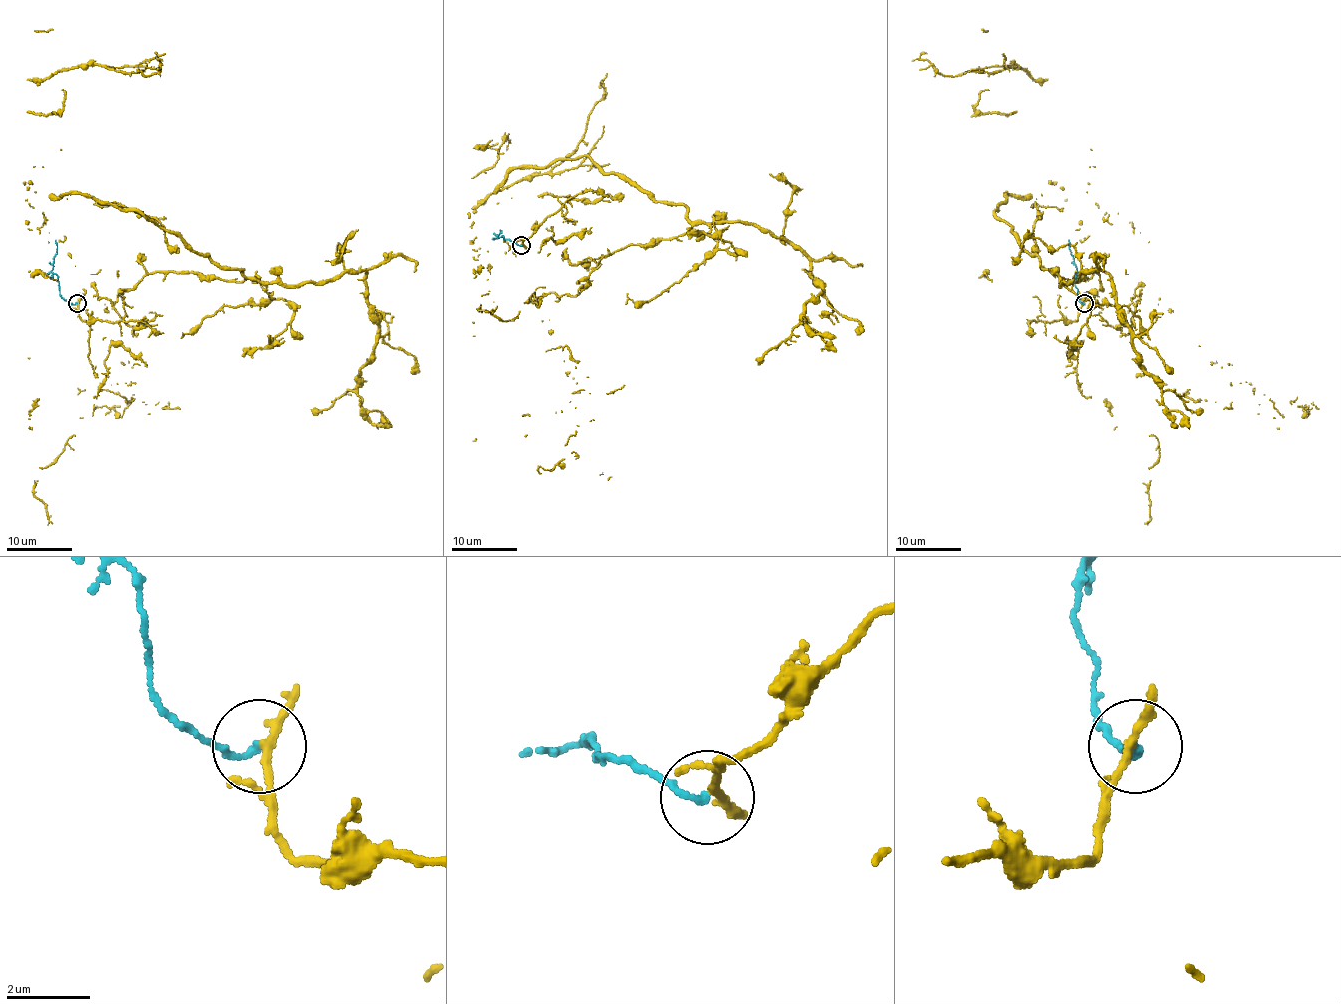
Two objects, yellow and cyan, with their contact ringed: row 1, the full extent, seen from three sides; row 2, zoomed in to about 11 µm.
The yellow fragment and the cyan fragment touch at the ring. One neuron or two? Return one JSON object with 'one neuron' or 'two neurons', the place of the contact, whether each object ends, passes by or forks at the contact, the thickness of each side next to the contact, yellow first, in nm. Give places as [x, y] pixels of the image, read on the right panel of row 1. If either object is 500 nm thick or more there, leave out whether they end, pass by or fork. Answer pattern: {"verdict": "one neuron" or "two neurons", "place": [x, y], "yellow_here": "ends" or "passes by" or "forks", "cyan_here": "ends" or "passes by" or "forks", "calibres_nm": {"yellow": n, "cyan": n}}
{"verdict": "two neurons", "place": [1084, 303], "yellow_here": "passes by", "cyan_here": "ends", "calibres_nm": {"yellow": 190, "cyan": 160}}

